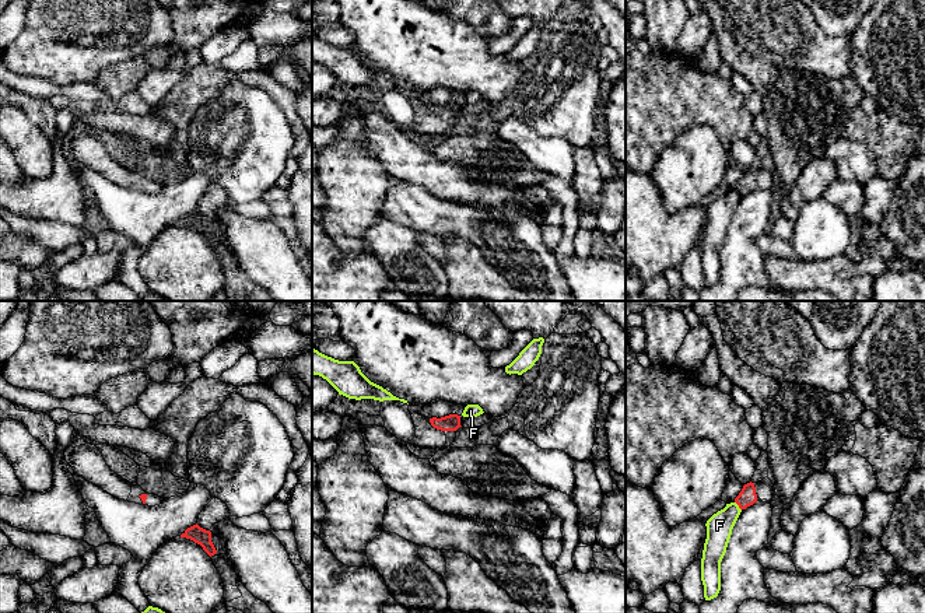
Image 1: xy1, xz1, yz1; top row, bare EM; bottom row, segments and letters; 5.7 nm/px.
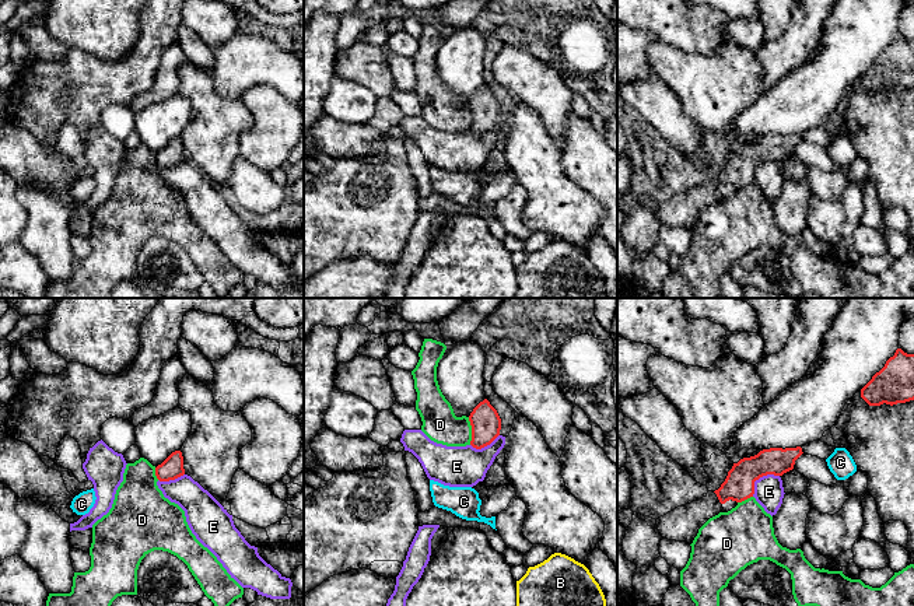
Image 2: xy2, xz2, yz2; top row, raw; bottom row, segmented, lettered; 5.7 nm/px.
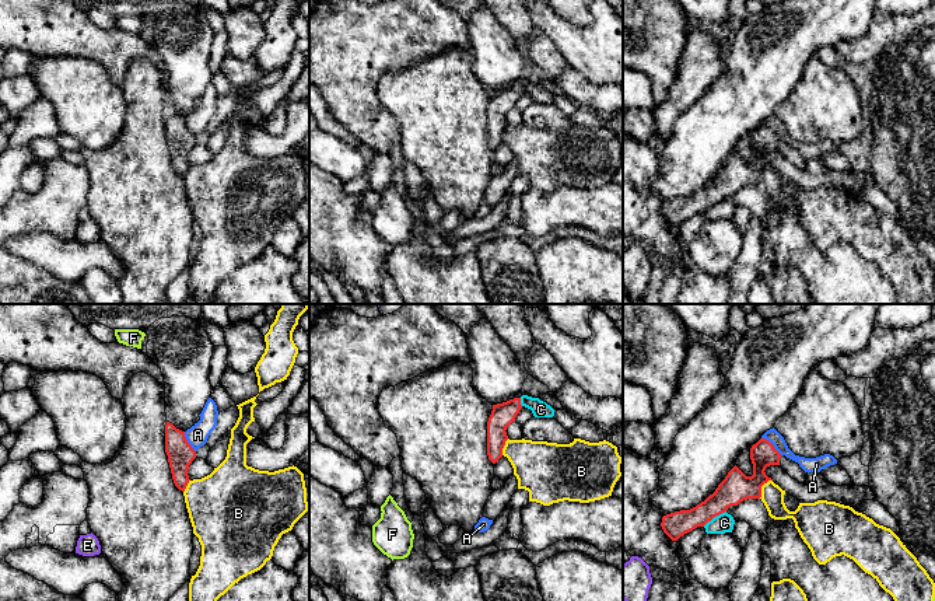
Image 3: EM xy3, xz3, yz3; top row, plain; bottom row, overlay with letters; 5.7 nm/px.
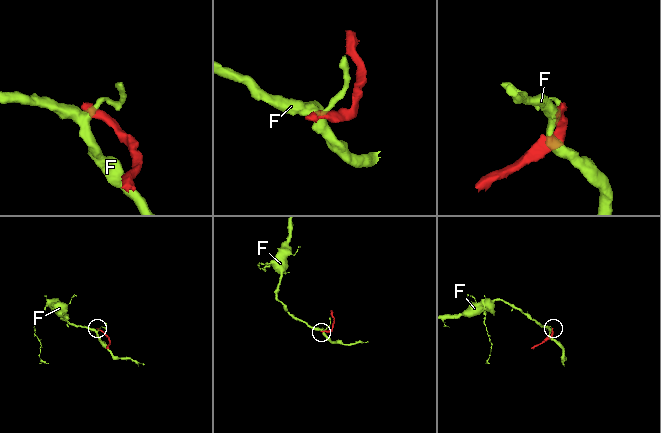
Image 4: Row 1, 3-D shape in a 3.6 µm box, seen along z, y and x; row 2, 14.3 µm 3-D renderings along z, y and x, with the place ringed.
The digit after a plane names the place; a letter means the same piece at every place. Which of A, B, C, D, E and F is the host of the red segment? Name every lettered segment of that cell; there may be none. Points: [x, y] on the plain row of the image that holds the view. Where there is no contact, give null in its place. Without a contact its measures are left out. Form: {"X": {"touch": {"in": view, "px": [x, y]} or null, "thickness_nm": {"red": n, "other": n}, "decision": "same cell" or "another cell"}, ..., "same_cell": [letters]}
{"A": {"touch": {"in": "yz3", "px": [771, 130]}, "thickness_nm": {"red": 150, "other": 80}, "decision": "another cell"}, "B": {"touch": {"in": "yz3", "px": [760, 174]}, "thickness_nm": {"red": 170, "other": 130}, "decision": "another cell"}, "C": {"touch": {"in": "yz3", "px": [714, 202]}, "thickness_nm": {"red": 170, "other": 110}, "decision": "another cell"}, "D": {"touch": {"in": "xz2", "px": [472, 118]}, "thickness_nm": {"red": 170, "other": 200}, "decision": "another cell"}, "E": {"touch": {"in": "yz2", "px": [759, 164]}, "thickness_nm": {"red": 180, "other": 170}, "decision": "another cell"}, "F": {"touch": {"in": "yz1", "px": [738, 191]}, "thickness_nm": {"red": 100, "other": 150}, "decision": "another cell"}, "same_cell": []}

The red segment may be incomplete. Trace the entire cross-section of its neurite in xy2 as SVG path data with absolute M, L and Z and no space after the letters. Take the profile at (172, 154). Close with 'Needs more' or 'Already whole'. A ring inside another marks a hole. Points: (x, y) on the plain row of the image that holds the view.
M181 137L172 139L161 151L155 154L155 162L160 168L175 167L183 161L183 143Z. Already whole

